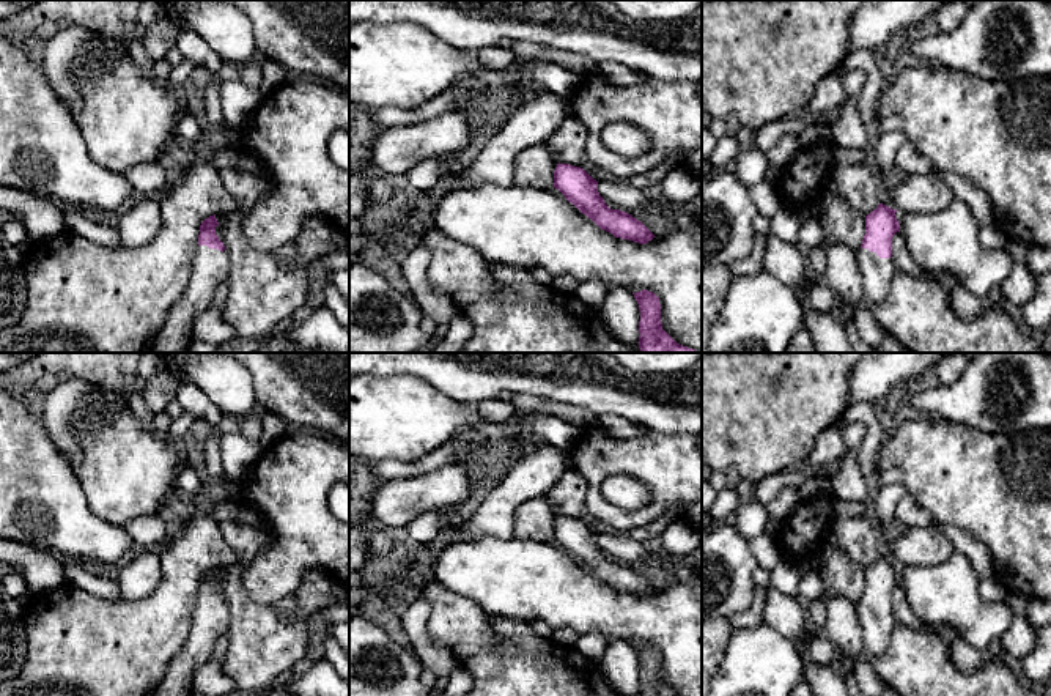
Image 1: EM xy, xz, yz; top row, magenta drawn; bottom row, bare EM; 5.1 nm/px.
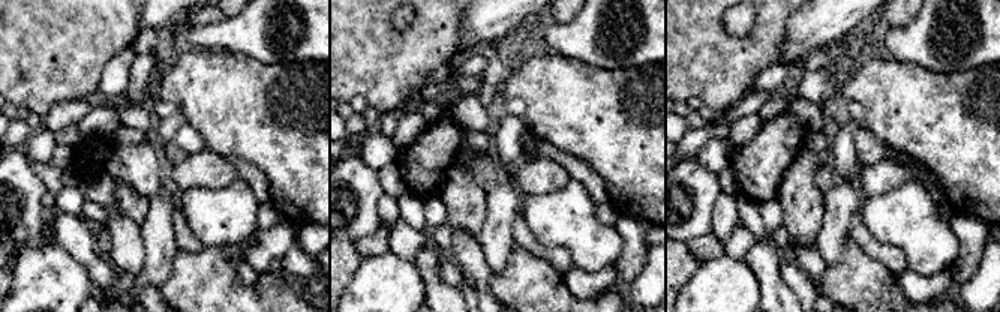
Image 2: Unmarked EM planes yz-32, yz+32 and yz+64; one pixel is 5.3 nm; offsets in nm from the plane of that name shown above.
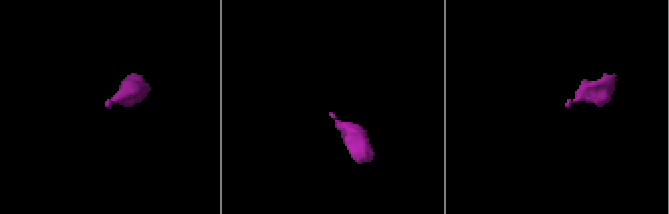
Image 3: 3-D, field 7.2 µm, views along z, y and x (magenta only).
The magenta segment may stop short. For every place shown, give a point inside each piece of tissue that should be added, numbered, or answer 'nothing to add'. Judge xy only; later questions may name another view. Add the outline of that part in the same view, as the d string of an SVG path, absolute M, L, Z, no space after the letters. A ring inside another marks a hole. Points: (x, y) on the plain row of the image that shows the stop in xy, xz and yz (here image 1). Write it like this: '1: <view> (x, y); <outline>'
1: xy (210, 619); M198 598L187 641L171 660L154 696L190 696L195 672L209 661L217 638L227 631L228 606Z

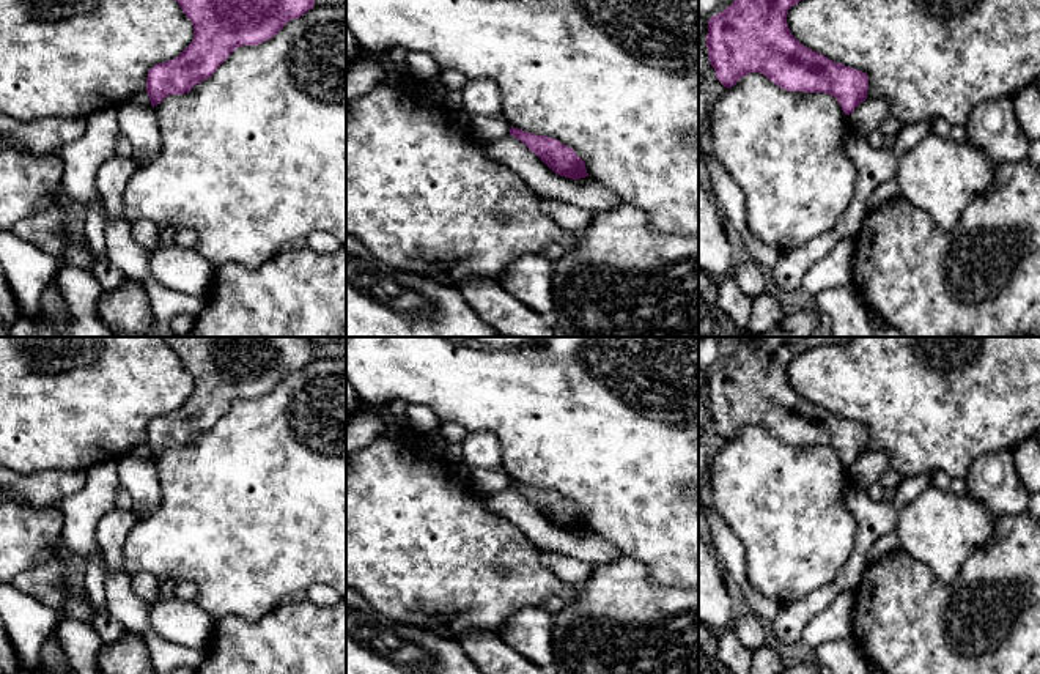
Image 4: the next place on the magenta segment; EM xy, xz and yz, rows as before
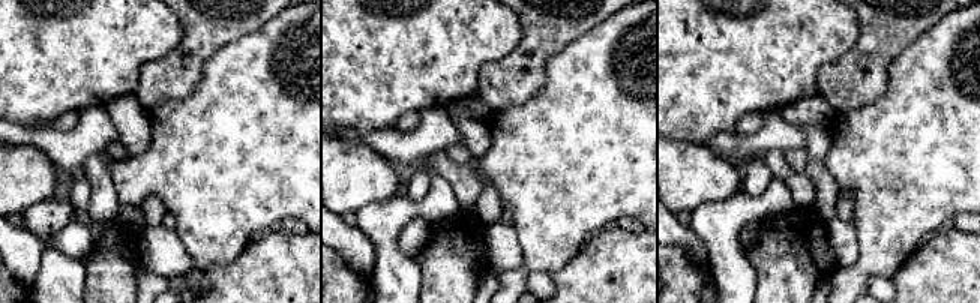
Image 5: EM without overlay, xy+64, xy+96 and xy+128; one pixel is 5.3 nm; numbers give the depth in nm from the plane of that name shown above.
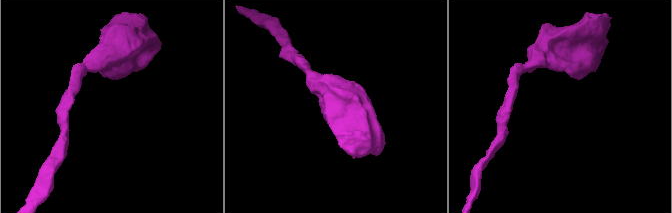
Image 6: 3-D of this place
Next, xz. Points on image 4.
nothing to add

